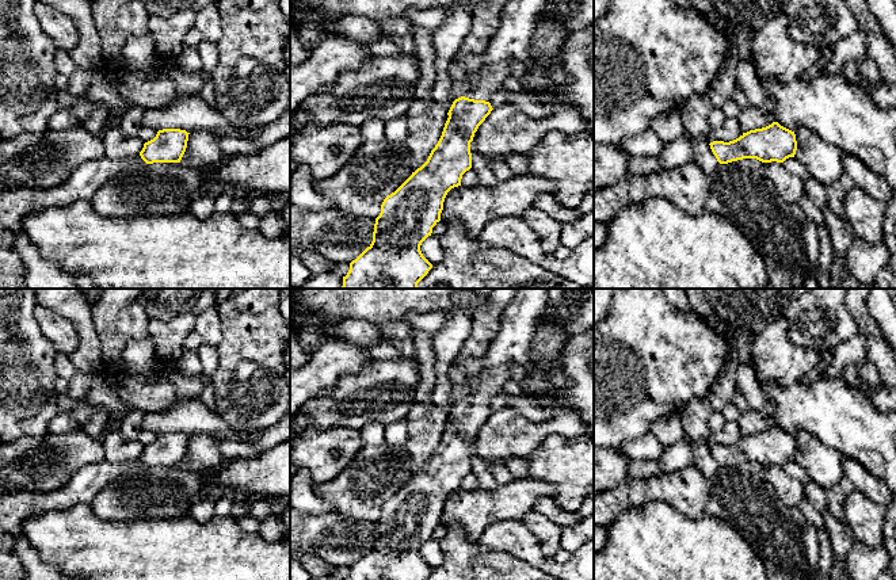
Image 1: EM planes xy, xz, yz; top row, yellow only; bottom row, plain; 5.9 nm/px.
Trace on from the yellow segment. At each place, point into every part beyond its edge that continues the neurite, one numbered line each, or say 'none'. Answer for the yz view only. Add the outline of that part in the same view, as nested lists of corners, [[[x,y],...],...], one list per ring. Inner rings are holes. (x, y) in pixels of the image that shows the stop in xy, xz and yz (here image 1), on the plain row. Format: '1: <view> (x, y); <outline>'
none

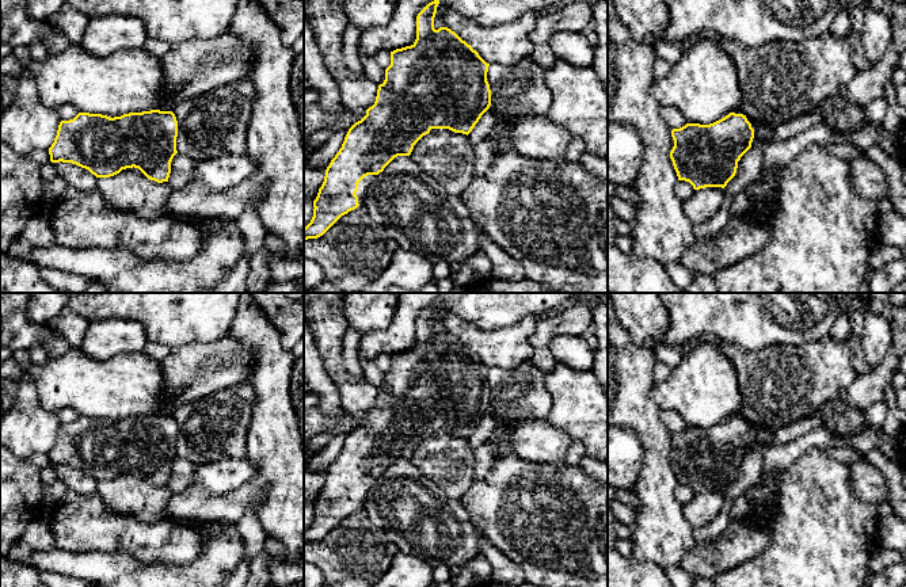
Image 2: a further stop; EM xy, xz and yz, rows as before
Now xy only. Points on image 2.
none

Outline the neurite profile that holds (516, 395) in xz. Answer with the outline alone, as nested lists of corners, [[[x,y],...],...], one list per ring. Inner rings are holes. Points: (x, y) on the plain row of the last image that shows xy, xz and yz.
[[[526,362],[514,370],[490,367],[487,385],[496,426],[488,442],[495,441],[495,458],[514,453],[510,430],[528,418],[547,419],[552,397],[545,388],[544,374]]]

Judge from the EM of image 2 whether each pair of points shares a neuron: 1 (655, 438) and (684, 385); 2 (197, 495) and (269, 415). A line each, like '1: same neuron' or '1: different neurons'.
1: different neurons
2: same neuron

